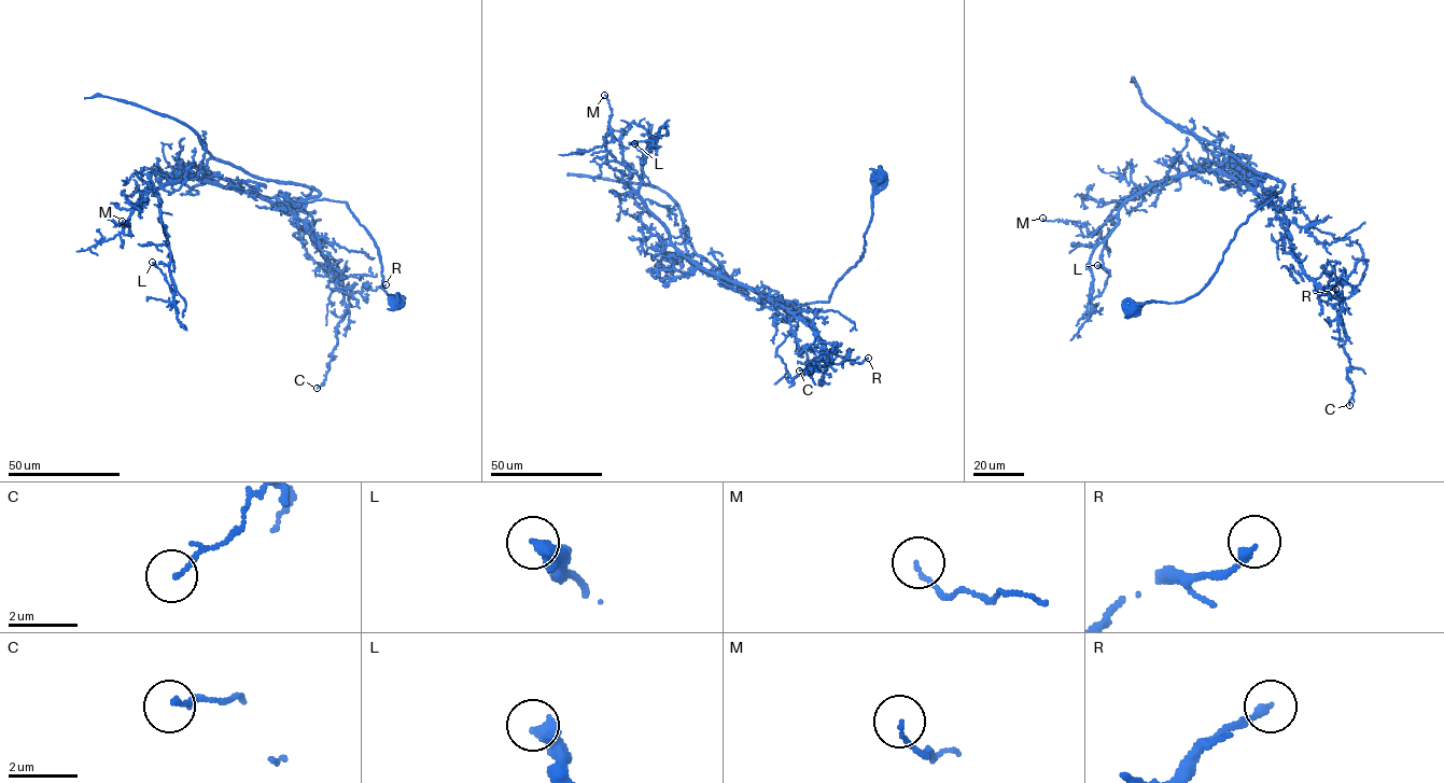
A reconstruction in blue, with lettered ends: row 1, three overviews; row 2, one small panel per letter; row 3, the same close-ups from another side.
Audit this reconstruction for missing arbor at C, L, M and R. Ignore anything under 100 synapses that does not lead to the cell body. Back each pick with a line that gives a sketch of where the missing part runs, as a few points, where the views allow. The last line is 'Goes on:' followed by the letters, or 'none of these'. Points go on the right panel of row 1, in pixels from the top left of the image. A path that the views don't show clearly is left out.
Goes on: none of these

